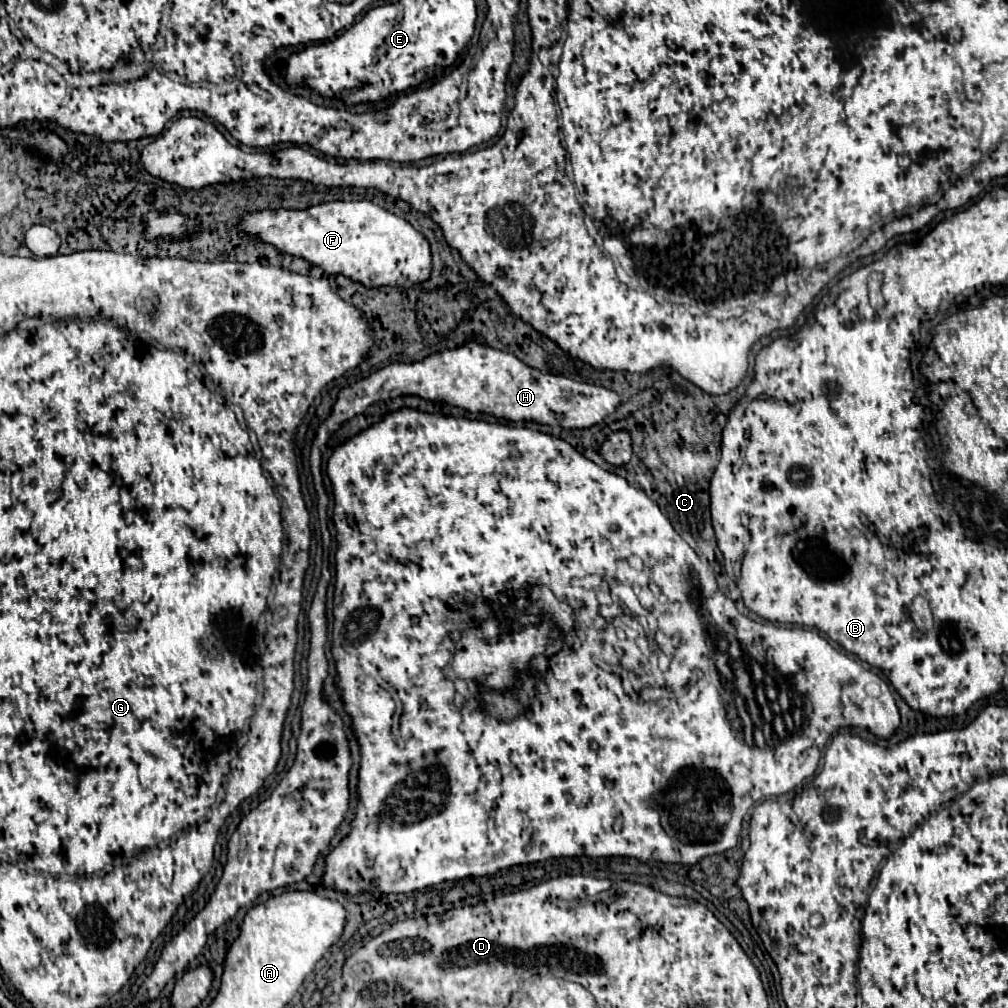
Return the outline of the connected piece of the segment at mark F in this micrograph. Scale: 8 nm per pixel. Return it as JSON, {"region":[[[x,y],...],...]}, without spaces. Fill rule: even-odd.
{"region":[[[333,201],[303,211],[259,211],[243,217],[239,227],[275,245],[283,253],[299,255],[327,273],[339,273],[367,287],[411,287],[431,277],[431,247],[409,221],[371,201]]]}

